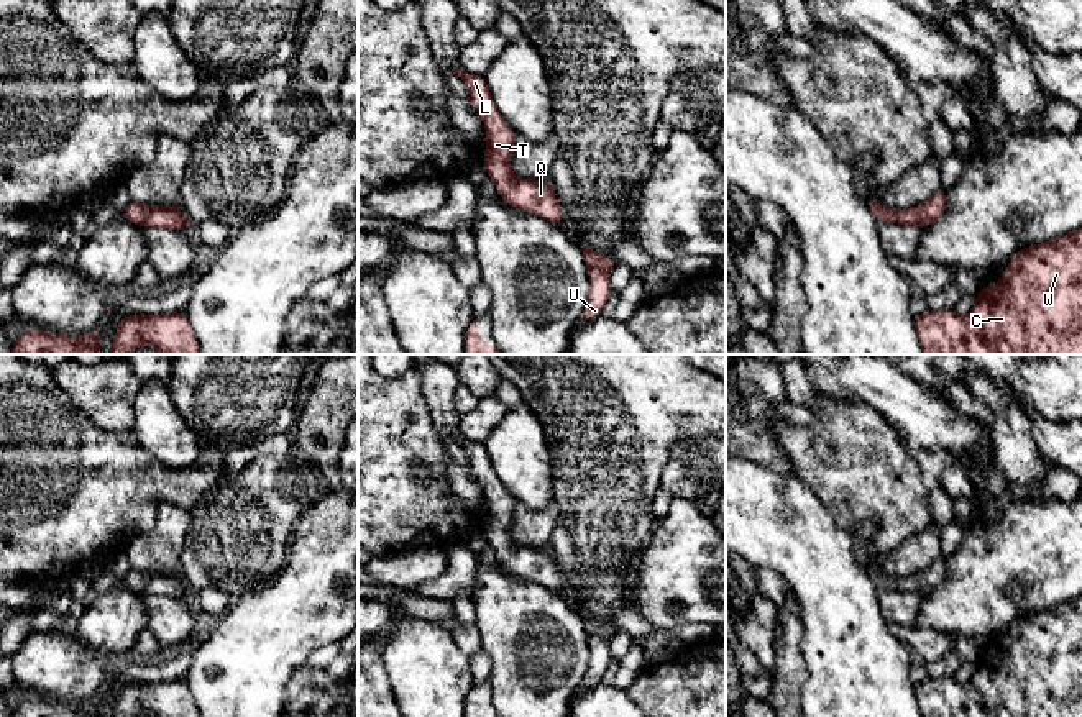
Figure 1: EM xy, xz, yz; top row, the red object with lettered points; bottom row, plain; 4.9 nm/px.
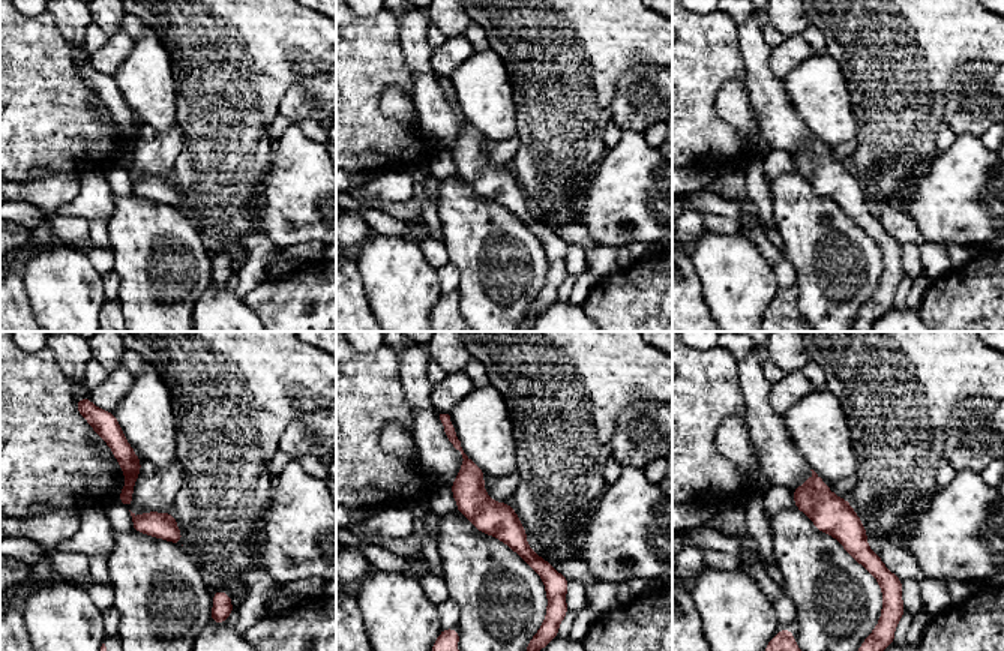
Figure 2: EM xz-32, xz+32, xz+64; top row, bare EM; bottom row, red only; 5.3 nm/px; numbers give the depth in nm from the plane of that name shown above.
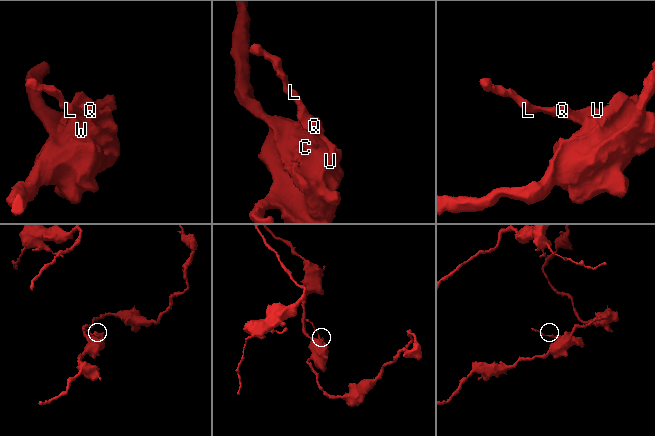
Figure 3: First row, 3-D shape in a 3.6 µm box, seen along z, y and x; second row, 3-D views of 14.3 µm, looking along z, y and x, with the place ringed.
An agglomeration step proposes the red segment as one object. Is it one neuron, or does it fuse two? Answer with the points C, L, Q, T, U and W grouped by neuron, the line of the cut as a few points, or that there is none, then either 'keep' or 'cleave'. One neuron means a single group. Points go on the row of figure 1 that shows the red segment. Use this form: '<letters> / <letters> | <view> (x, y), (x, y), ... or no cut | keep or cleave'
C L Q T U W | no cut | keep

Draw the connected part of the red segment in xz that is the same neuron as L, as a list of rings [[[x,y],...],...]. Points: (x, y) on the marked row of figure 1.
[[[456,71],[470,90],[471,103],[486,126],[486,154],[483,166],[497,187],[504,202],[525,212],[532,212],[562,228],[562,207],[548,180],[517,179],[511,167],[516,133],[497,112],[491,92],[483,77]]]

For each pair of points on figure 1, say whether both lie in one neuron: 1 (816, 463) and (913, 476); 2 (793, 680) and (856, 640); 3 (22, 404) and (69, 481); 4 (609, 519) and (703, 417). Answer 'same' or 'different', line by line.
1: same
2: different
3: same
4: same

